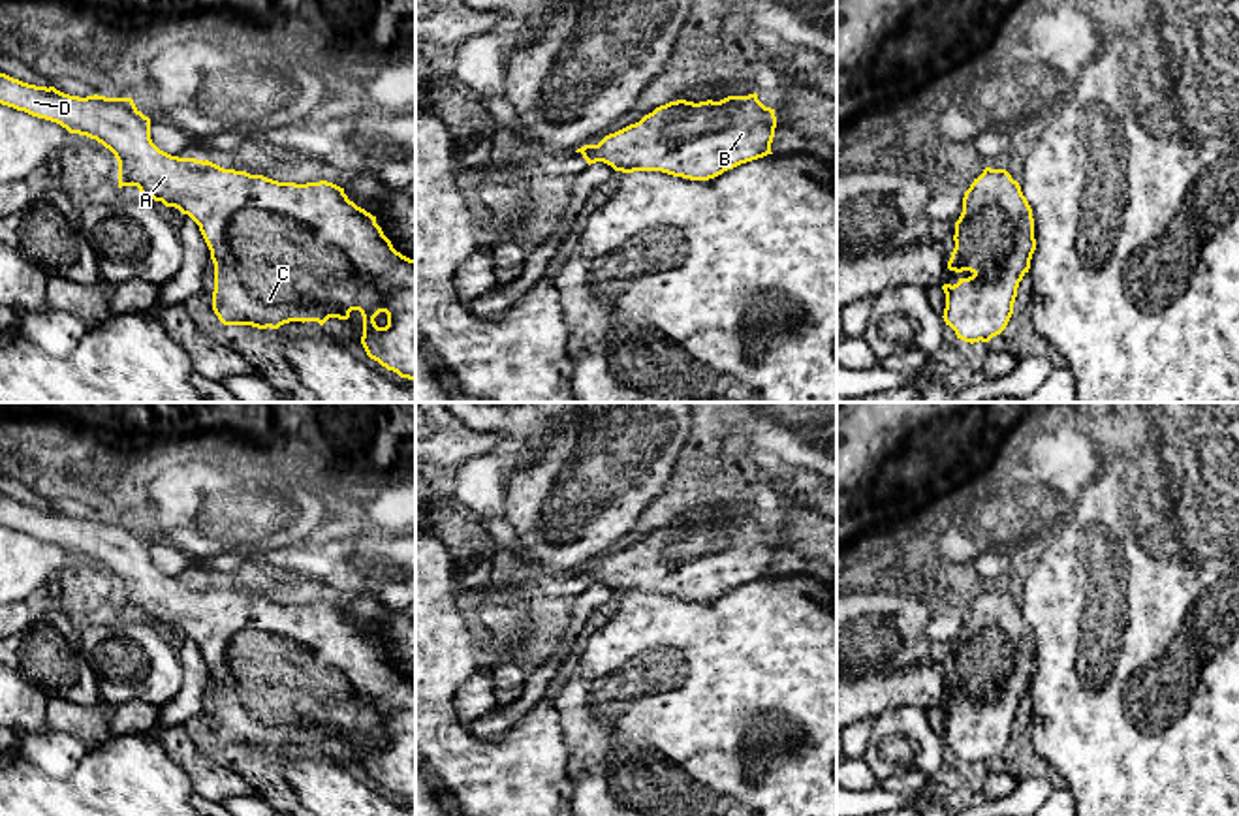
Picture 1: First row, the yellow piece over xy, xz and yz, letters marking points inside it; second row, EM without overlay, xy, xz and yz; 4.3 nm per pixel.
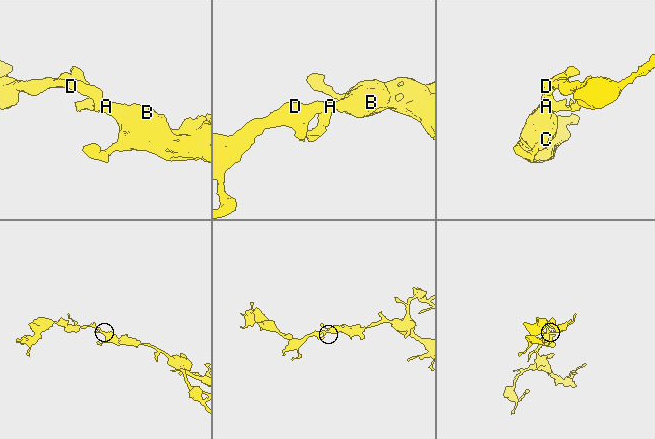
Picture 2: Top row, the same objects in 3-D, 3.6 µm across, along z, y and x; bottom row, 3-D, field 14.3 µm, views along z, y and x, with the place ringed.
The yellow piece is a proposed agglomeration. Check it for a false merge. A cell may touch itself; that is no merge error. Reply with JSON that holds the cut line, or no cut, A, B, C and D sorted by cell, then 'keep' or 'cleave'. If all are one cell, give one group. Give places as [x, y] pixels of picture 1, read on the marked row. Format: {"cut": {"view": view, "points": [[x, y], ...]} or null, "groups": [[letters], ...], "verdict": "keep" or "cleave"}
{"cut": null, "groups": [["A", "B", "C", "D"]], "verdict": "keep"}

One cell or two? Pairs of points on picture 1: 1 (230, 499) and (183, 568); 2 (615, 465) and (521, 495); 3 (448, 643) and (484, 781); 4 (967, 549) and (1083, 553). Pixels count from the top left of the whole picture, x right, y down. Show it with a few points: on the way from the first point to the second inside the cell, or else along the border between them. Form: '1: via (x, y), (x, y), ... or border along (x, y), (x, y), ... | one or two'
1: border along (173, 544), (183, 553) | two
2: via (593, 487), (585, 495), (544, 495) | one
3: via (439, 677), (439, 736), (450, 747) | one
4: border along (1068, 514), (1035, 544) | two

